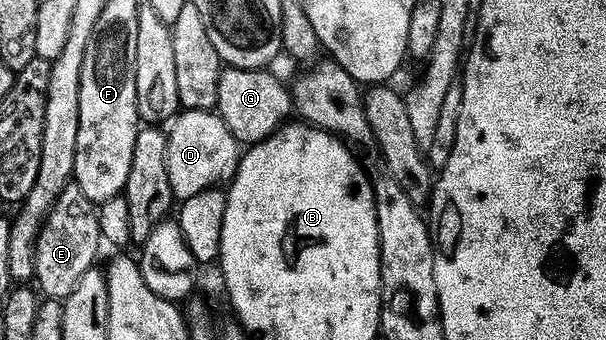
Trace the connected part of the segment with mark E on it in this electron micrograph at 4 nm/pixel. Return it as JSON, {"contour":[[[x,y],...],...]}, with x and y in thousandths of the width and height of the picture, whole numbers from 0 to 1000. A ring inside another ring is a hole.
{"contour":[[[112,544],[97,568],[73,644],[74,659],[61,691],[61,729],[54,738],[54,797],[61,806],[63,832],[59,841],[69,871],[106,882],[124,850],[137,803],[144,803],[155,782],[153,759],[160,750],[160,712],[167,715],[170,703],[162,656],[162,624],[157,618],[157,600],[125,544]]]}

